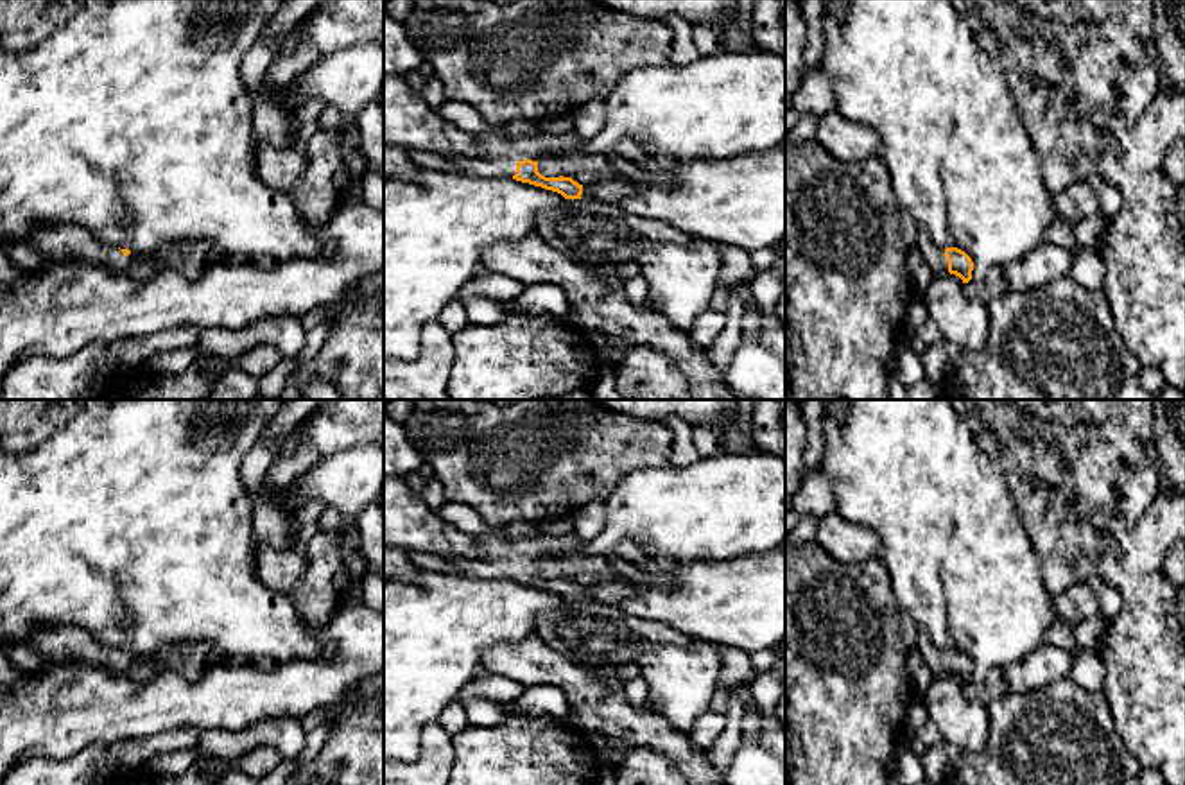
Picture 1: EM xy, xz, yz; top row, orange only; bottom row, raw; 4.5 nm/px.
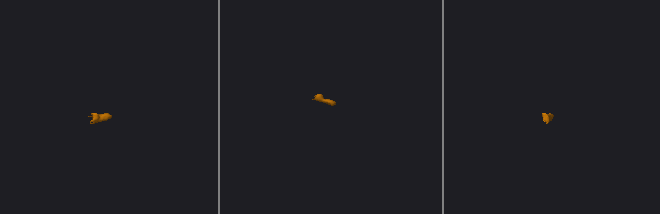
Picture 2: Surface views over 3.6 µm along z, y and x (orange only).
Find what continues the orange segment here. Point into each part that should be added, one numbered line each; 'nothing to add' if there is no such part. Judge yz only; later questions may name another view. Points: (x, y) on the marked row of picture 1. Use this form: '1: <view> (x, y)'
1: yz (934, 255)

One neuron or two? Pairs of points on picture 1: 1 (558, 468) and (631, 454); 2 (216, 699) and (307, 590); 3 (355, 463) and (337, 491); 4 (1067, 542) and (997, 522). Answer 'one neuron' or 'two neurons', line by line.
1: one neuron
2: two neurons
3: one neuron
4: two neurons

